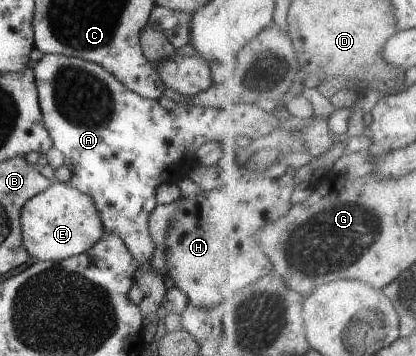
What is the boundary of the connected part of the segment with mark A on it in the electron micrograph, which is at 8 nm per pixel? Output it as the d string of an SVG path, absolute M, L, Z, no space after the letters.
M46 54L42 56L41 60L33 62L31 68L35 82L37 83L37 94L38 99L40 100L46 131L49 133L53 147L58 149L58 151L65 156L64 164L68 165L71 170L71 177L68 182L76 189L90 195L97 205L97 210L102 218L105 231L109 231L120 237L139 265L150 261L155 250L155 243L149 230L149 219L153 209L156 209L156 206L158 205L156 202L156 189L158 189L162 183L178 183L180 180L190 177L192 168L194 168L194 165L199 158L204 153L211 152L213 147L220 142L228 142L229 140L236 142L240 136L250 136L252 139L259 140L261 137L274 134L276 130L279 130L280 127L282 127L283 120L279 119L272 111L266 112L264 109L260 109L257 104L242 103L236 107L228 106L227 108L203 108L202 106L178 104L176 109L172 111L166 110L160 106L159 100L149 100L140 97L137 93L130 91L123 83L120 83L120 81L111 73L108 73L101 65L84 61L80 58L61 56L58 54Z

